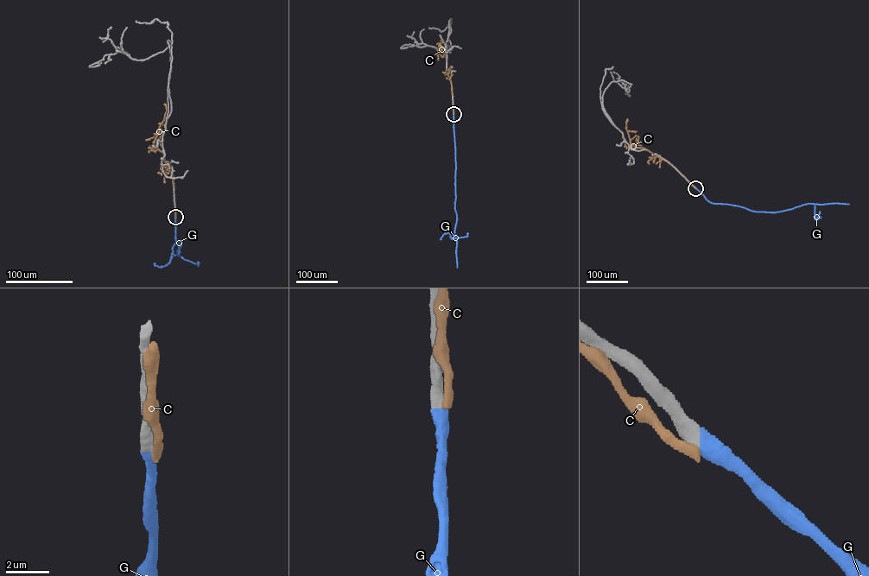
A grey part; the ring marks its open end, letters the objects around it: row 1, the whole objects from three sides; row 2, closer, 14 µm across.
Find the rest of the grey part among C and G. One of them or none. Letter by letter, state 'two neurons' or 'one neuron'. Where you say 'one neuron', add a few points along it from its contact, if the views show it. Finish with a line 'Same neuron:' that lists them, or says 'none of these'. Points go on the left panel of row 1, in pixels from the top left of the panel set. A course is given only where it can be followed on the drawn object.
C: two neurons
G: one neuron | via (175, 217), (179, 256), (180, 246), (175, 243), (170, 261), (178, 255), (198, 265), (198, 262)
Same neuron: G

